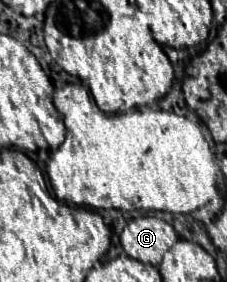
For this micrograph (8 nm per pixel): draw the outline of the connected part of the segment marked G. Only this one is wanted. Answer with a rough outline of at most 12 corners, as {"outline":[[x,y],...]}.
{"outline":[[154,216],[130,220],[119,243],[130,258],[160,266],[178,234]]}

